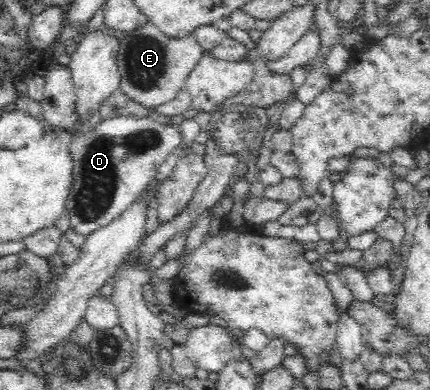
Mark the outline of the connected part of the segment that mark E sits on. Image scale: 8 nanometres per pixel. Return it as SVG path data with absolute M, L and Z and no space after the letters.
M146 23L138 29L124 33L117 65L122 75L119 90L147 110L172 101L185 88L188 75L194 70L204 55L193 34L182 39L166 36L152 23Z

